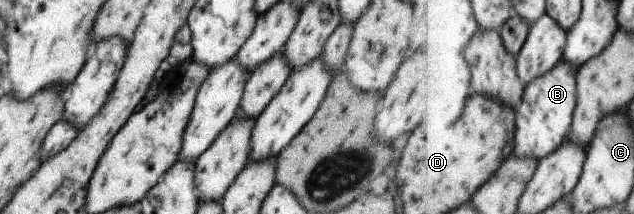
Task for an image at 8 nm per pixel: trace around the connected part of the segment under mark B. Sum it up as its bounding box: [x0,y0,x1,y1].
[513,60,581,161]

